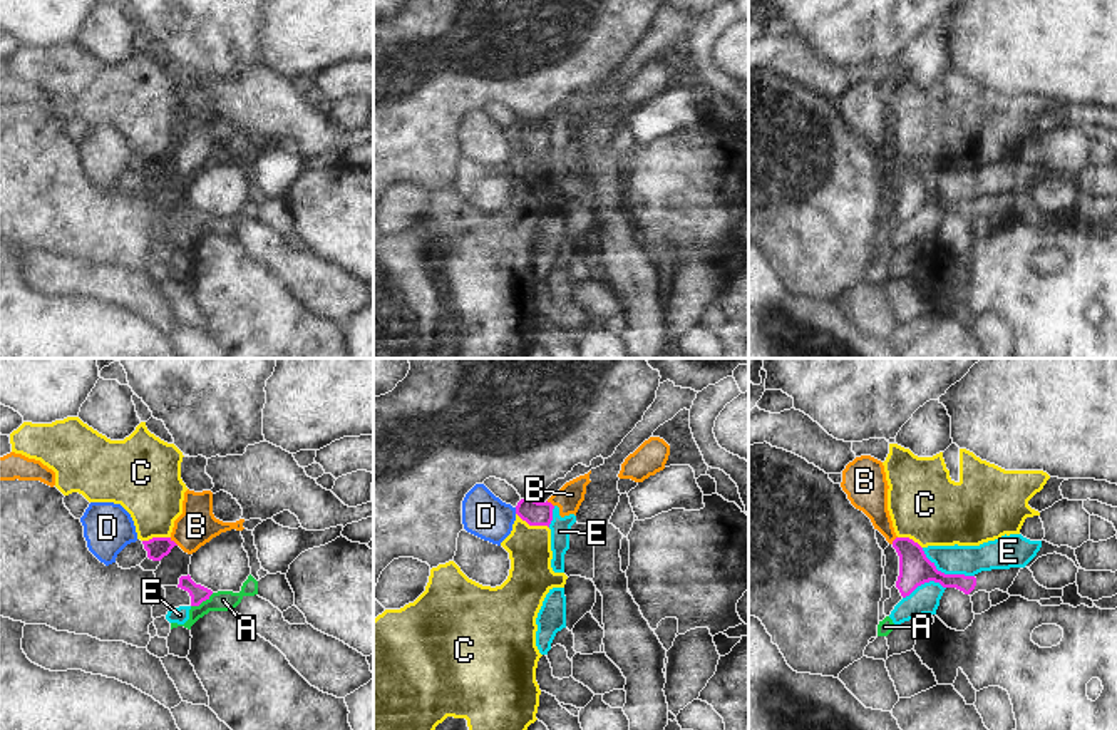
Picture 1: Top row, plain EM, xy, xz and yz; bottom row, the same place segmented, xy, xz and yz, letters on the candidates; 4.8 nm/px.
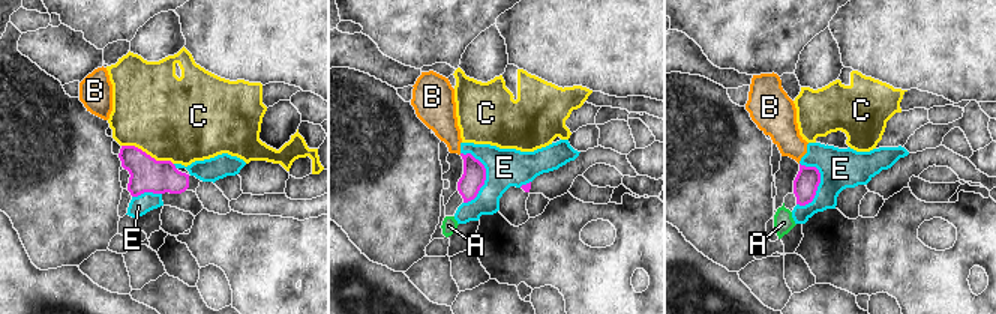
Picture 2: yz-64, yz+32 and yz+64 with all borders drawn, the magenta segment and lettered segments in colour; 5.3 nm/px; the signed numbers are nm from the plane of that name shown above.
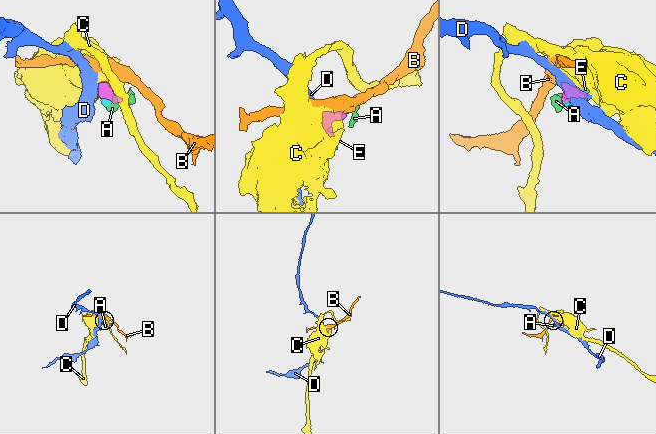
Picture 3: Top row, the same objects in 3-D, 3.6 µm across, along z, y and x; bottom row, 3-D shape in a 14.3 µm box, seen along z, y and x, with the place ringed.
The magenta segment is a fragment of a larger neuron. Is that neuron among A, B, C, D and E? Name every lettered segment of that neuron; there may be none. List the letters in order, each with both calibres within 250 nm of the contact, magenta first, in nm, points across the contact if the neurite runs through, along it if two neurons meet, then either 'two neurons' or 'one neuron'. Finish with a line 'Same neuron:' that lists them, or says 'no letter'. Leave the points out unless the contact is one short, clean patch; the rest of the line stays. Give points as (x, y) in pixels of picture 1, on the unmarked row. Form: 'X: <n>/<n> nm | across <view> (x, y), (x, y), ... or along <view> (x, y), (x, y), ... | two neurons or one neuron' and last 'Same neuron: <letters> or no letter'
A: 90/100 nm | along xy (213, 218), (191, 231) | two neurons
B: 100/190 nm | along xy (169, 163), (178, 169) | two neurons
C: 120/220 nm | along xz (516, 138), (530, 149), (545, 149), (548, 153) | two neurons
D: 120/220 nm | two neurons
E: 160/140 nm | two neurons
Same neuron: no letter

